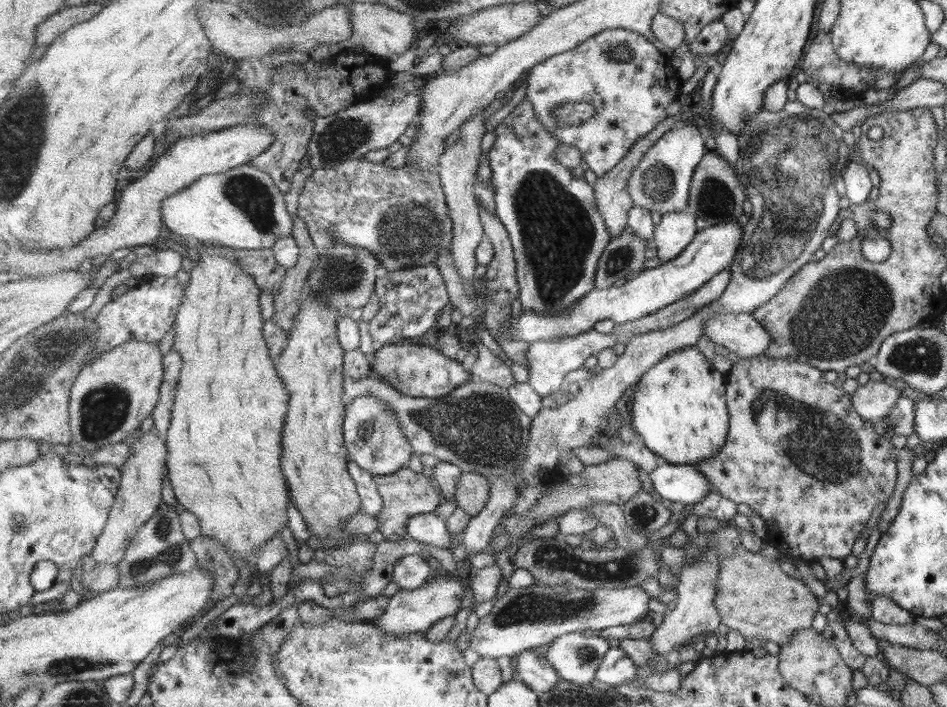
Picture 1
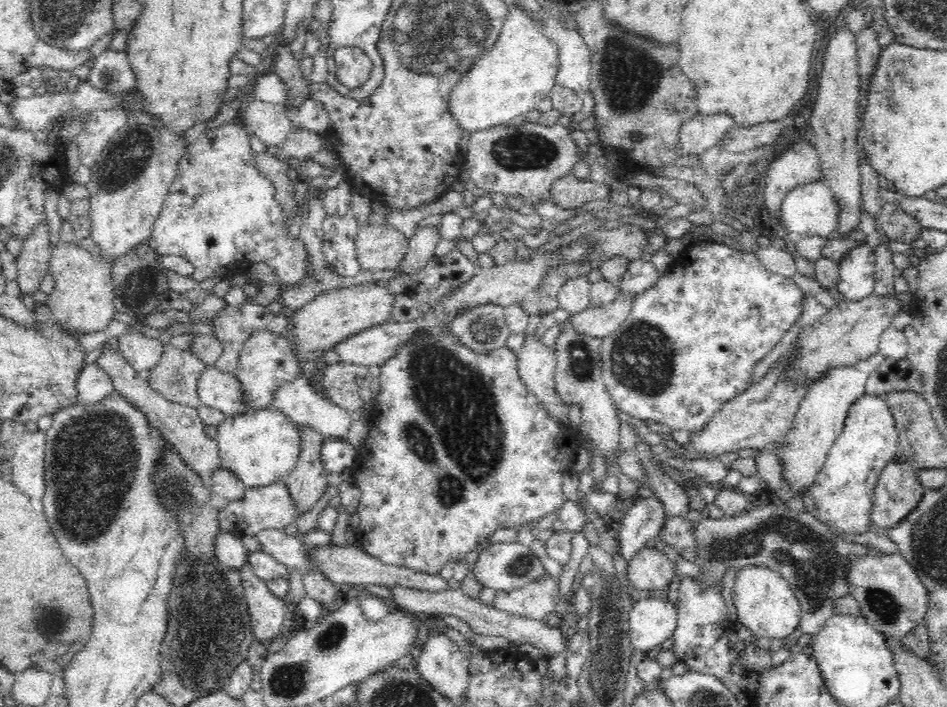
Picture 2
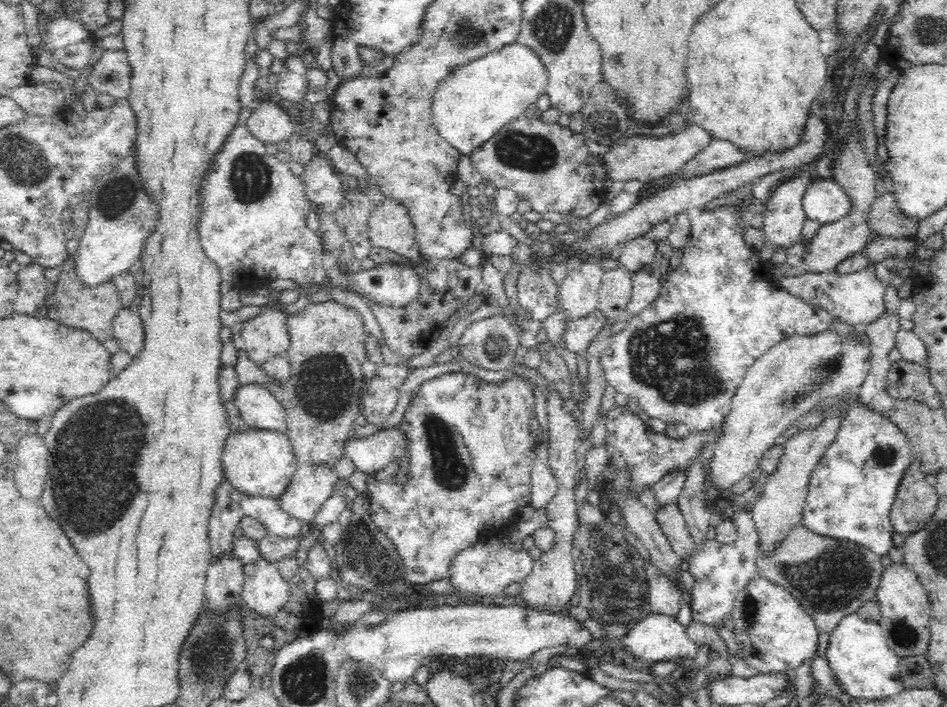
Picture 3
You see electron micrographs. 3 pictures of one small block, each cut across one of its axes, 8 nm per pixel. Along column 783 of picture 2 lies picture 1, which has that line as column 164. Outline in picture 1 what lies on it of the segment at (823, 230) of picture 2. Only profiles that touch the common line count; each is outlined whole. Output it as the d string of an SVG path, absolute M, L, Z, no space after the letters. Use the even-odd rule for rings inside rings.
M251 164L238 166L223 174L209 174L199 178L193 185L187 186L178 194L169 196L162 205L163 222L174 234L192 236L199 242L217 244L233 249L259 250L275 246L279 238L293 236L294 218L287 209L286 193L282 191L267 171Z

